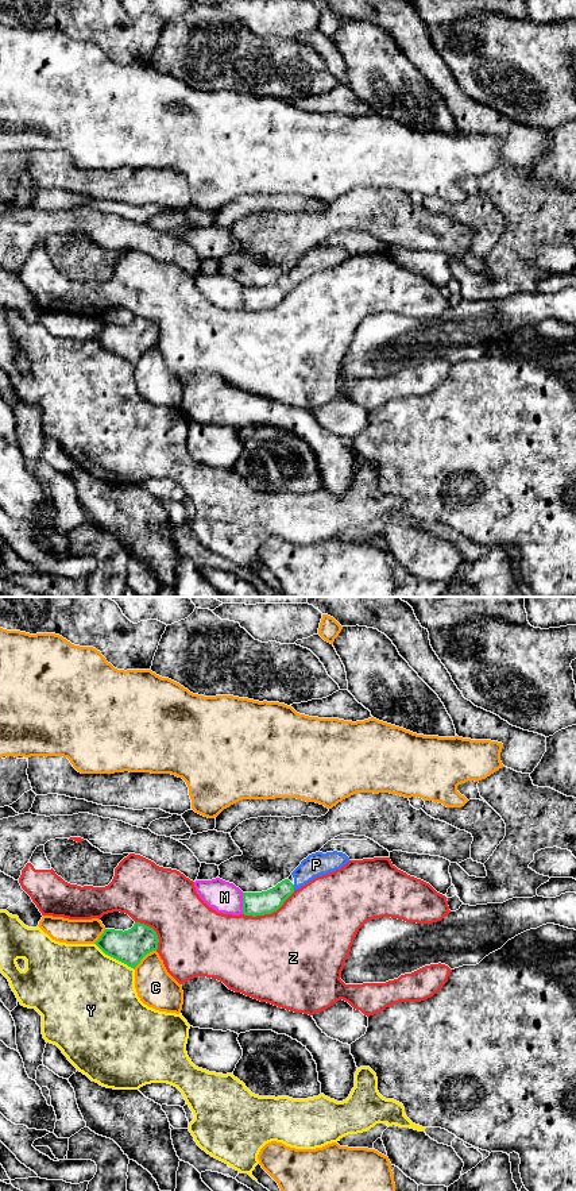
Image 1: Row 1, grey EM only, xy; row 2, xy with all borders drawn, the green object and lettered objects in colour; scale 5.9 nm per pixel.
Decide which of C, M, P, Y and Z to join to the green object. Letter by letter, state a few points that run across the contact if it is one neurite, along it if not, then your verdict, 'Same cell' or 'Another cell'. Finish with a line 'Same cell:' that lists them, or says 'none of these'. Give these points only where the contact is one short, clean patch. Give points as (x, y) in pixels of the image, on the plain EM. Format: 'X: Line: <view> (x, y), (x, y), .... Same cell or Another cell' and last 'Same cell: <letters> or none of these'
C: Another cell
M: Another cell
P: Same cell
Y: Another cell
Z: Another cell
Same cell: P

